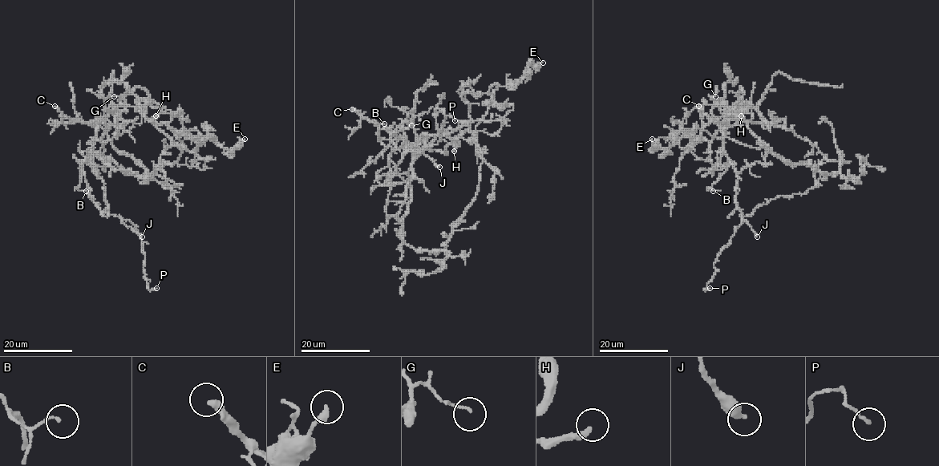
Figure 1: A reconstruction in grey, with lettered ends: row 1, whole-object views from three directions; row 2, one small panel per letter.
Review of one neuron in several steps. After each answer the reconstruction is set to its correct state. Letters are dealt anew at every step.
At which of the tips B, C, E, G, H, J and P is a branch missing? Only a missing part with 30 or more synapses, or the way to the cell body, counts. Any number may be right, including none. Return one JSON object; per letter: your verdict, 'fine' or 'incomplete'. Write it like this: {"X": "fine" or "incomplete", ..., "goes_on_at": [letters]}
{"B": "fine", "C": "fine", "E": "fine", "G": "fine", "H": "fine", "J": "fine", "P": "fine", "goes_on_at": []}

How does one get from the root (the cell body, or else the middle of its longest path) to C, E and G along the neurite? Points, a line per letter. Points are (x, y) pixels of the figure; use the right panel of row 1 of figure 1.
C: (730, 107), (746, 106), (741, 111), (730, 114), (725, 127), (718, 120), (711, 120), (698, 106)
E: (730, 107), (720, 138), (701, 129), (681, 129), (669, 147), (657, 150), (652, 139)
G: (730, 107), (746, 106), (741, 111), (725, 111), (710, 98), (715, 96)

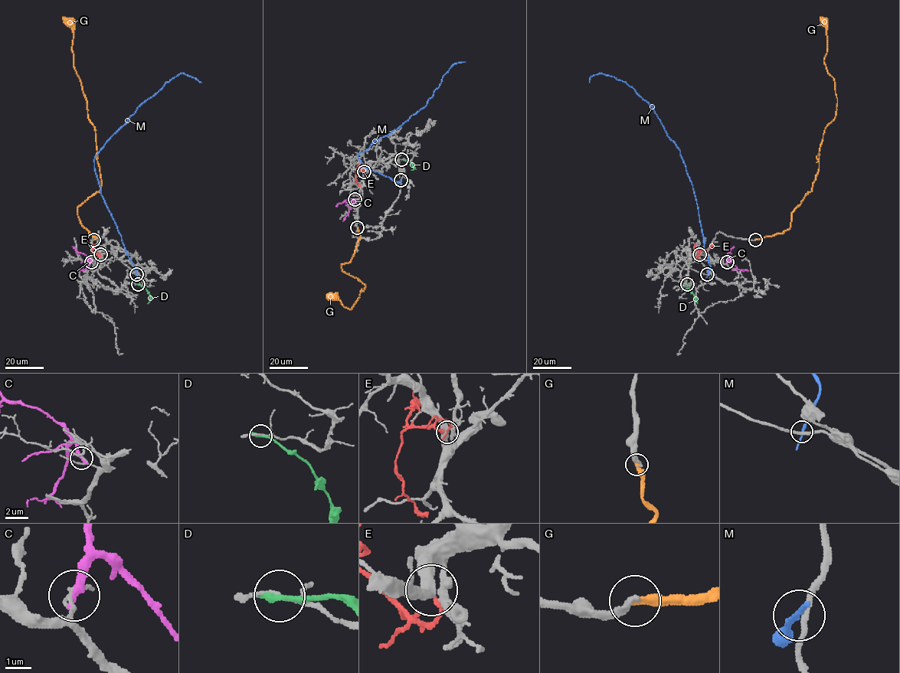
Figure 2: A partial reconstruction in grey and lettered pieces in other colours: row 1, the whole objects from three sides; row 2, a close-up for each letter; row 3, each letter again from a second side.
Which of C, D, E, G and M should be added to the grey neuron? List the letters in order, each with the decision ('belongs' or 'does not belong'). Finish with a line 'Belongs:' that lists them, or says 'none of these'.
C: does not belong
D: does not belong
E: does not belong
G: belongs
M: does not belong
Belongs: G

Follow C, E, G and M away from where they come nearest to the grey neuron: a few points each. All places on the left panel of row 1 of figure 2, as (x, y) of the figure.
C: (91, 262), (90, 259), (85, 269), (79, 270)
E: (100, 254), (99, 256), (91, 250), (96, 246)
G: (93, 239), (96, 236), (80, 222), (77, 207), (100, 190), (95, 130), (73, 63), (73, 30), (63, 16)
M: (137, 274), (100, 194), (93, 158), (137, 108), (166, 82), (181, 73), (201, 82)

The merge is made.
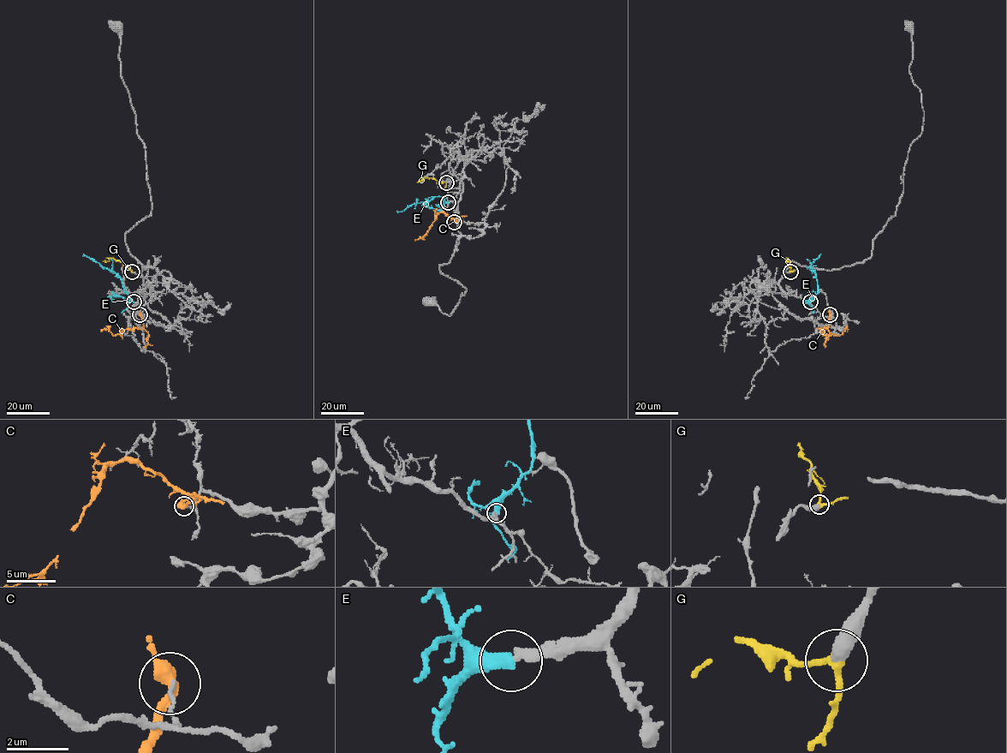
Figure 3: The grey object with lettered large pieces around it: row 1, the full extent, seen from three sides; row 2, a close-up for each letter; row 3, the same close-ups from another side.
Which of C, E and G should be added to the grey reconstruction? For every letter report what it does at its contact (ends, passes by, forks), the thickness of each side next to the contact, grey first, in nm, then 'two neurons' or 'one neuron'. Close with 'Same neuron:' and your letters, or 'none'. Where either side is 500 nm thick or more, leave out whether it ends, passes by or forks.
C: it passes by; calibres 110 and 400 nm; two neurons
E: it ends; calibres 240 and 320 nm; one neuron
G: it passes by; calibres 460 and 200 nm; one neuron
Same neuron: E, G

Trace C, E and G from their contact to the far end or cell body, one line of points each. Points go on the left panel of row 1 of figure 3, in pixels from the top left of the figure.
C: (140, 314), (142, 328), (128, 329), (122, 334), (113, 335), (107, 329), (101, 331)
E: (134, 301), (119, 276), (82, 255)
G: (132, 271), (113, 258), (103, 261)

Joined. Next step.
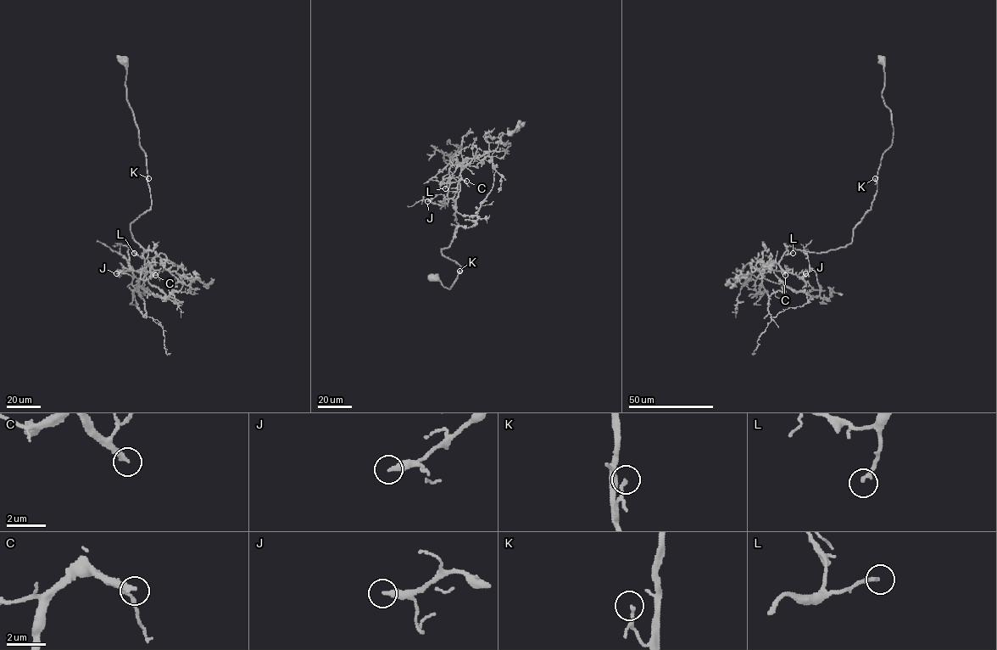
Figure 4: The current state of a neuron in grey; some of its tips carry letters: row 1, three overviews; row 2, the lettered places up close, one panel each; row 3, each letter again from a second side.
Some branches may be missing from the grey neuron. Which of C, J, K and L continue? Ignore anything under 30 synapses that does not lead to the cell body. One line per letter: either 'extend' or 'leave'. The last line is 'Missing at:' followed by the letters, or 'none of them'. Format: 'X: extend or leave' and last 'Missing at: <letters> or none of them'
C: extend
J: leave
K: leave
L: leave
Missing at: C

